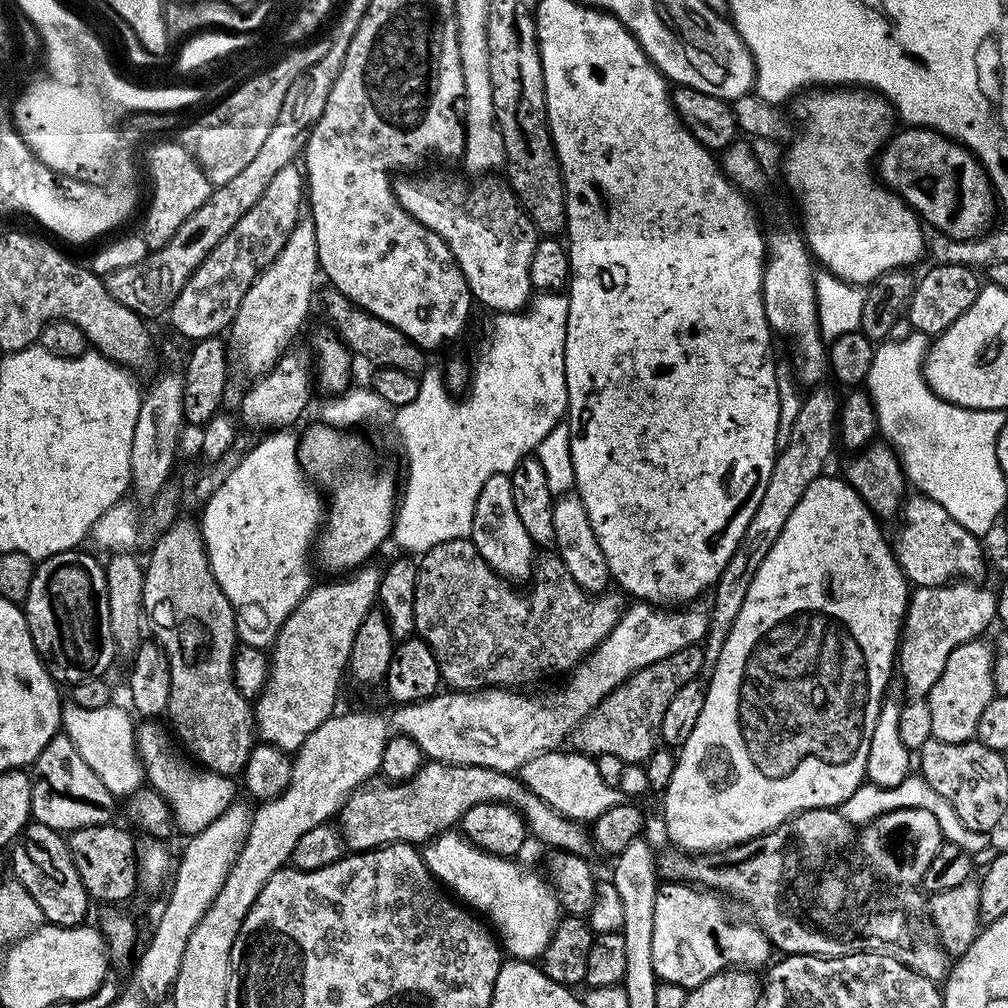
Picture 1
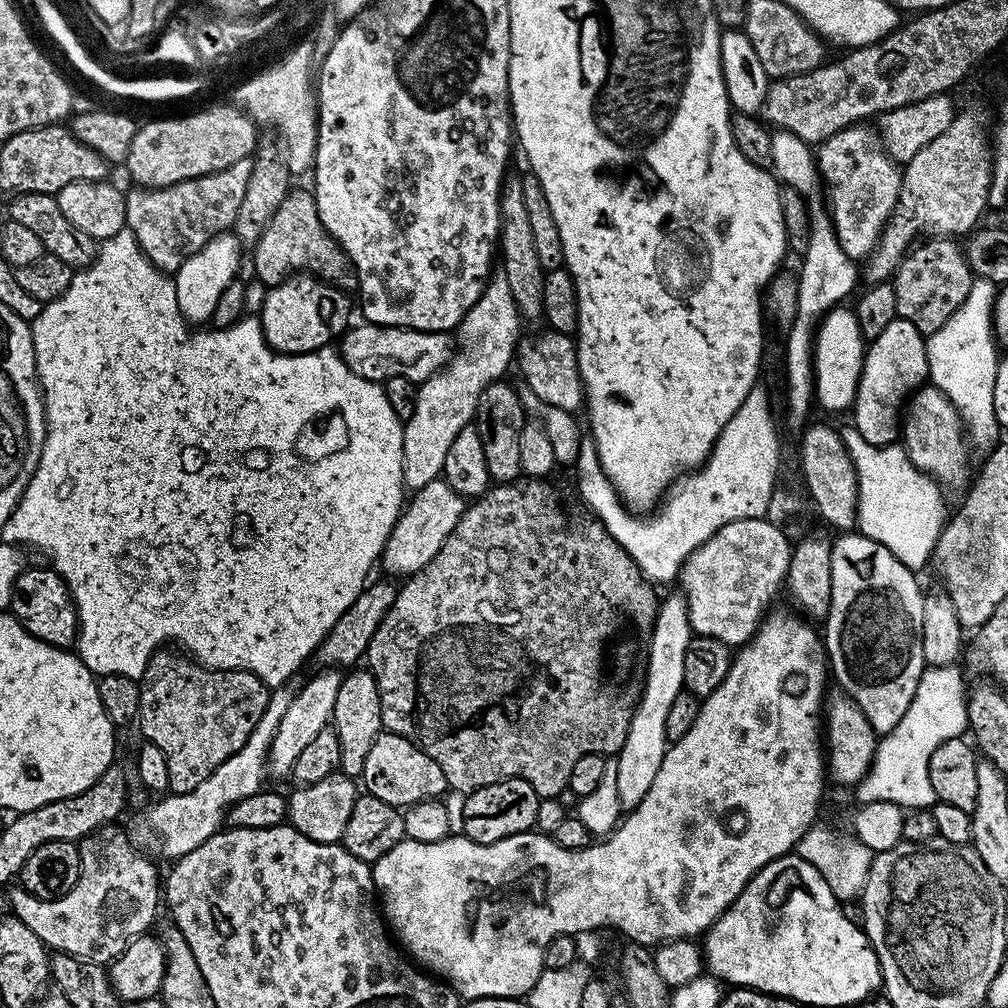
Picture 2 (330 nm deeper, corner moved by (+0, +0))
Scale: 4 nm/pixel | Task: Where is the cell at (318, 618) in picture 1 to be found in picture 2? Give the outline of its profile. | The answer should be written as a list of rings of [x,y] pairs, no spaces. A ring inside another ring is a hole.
[[[444,479],[435,480],[426,486],[415,489],[405,503],[400,516],[396,520],[394,530],[384,547],[382,568],[389,572],[389,577],[407,578],[414,575],[438,550],[442,550],[442,542],[458,526],[458,518],[462,518],[466,507],[465,497],[459,496]]]

